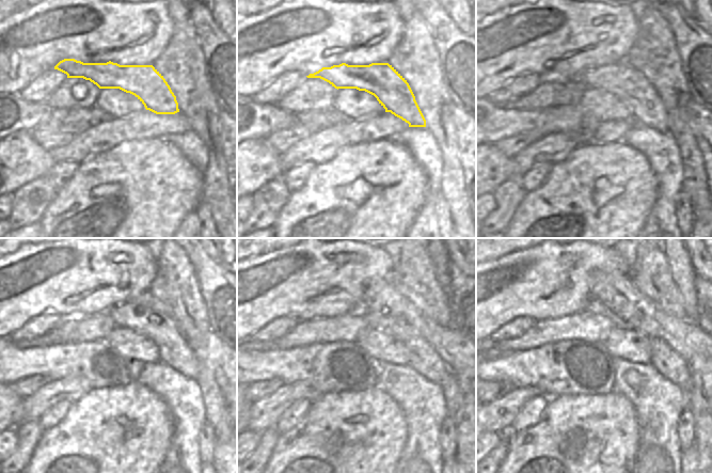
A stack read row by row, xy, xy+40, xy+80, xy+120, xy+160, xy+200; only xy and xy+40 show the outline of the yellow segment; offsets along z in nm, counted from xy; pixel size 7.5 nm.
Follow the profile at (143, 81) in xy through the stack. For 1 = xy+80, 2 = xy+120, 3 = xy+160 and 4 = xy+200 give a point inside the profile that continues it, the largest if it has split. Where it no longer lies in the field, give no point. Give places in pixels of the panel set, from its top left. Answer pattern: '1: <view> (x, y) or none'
1: xy+80 (630, 85)
2: xy+120 (174, 351)
3: xy+160 (423, 357)
4: xy+200 (667, 361)

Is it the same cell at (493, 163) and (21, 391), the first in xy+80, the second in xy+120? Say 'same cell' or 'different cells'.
different cells

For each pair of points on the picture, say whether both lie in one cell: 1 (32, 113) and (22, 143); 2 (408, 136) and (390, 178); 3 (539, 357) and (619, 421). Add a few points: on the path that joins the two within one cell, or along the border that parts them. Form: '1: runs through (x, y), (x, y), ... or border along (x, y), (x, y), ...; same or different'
1: border along (30, 130), (15, 130), (11, 133); different
2: border along (388, 139), (402, 144), (420, 164); different
3: border along (610, 392), (564, 393), (560, 396); different

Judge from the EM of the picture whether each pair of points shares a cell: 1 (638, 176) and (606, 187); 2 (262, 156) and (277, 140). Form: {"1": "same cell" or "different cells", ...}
{"1": "same cell", "2": "different cells"}

